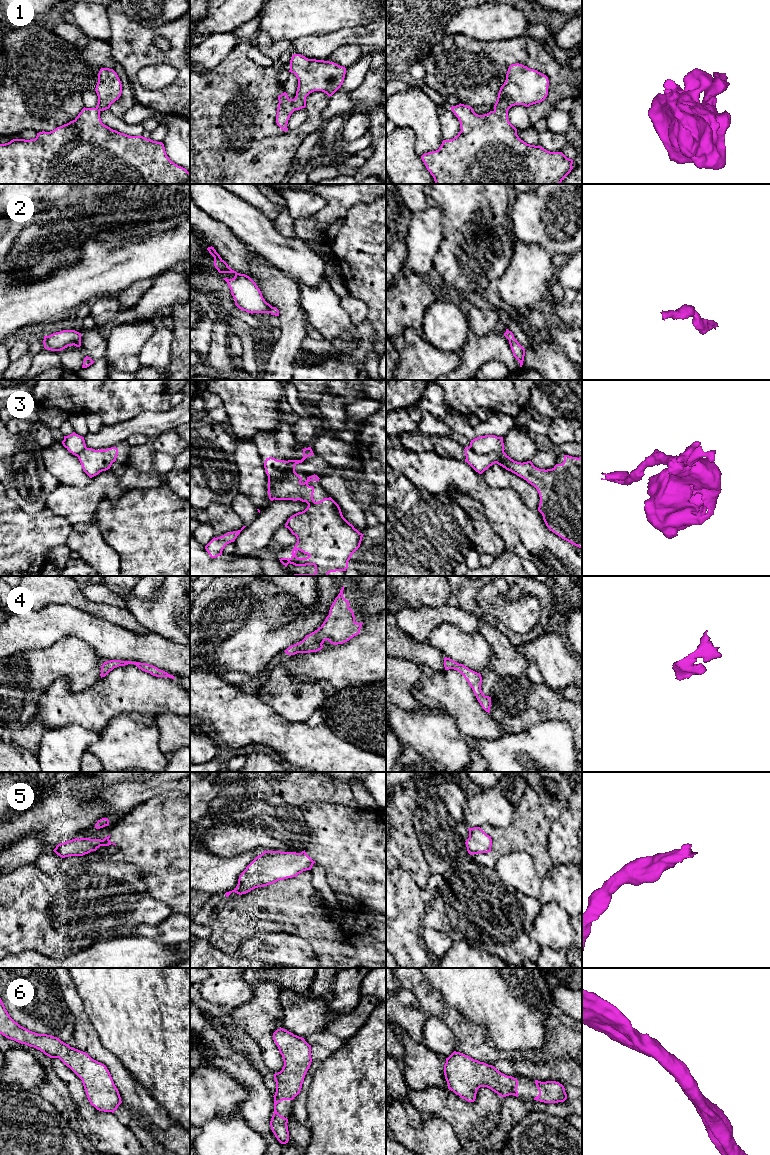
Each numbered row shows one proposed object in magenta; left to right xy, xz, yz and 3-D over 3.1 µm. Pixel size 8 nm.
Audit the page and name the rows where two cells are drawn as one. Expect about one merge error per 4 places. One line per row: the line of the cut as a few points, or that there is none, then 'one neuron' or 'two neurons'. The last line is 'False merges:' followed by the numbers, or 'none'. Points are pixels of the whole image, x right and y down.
1: cut none; one neuron
2: cut none; one neuron
3: cut xz (286, 470), (287, 473), (275, 486), (274, 498); two neurons
4: cut none; one neuron
5: cut none; one neuron
6: cut none; one neuron
False merges: 3

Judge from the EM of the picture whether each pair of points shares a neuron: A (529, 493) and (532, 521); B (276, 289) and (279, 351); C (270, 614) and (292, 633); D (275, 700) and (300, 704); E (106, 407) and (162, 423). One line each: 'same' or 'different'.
A: different
B: same
C: same
D: same
E: different

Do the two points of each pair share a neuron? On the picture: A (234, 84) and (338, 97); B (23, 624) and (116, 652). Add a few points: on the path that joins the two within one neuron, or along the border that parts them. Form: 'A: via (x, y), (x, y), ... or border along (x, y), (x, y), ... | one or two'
A: border along (329, 97), (328, 104), (322, 113), (323, 120) | two
B: via (46, 624), (81, 624), (93, 630) | one

